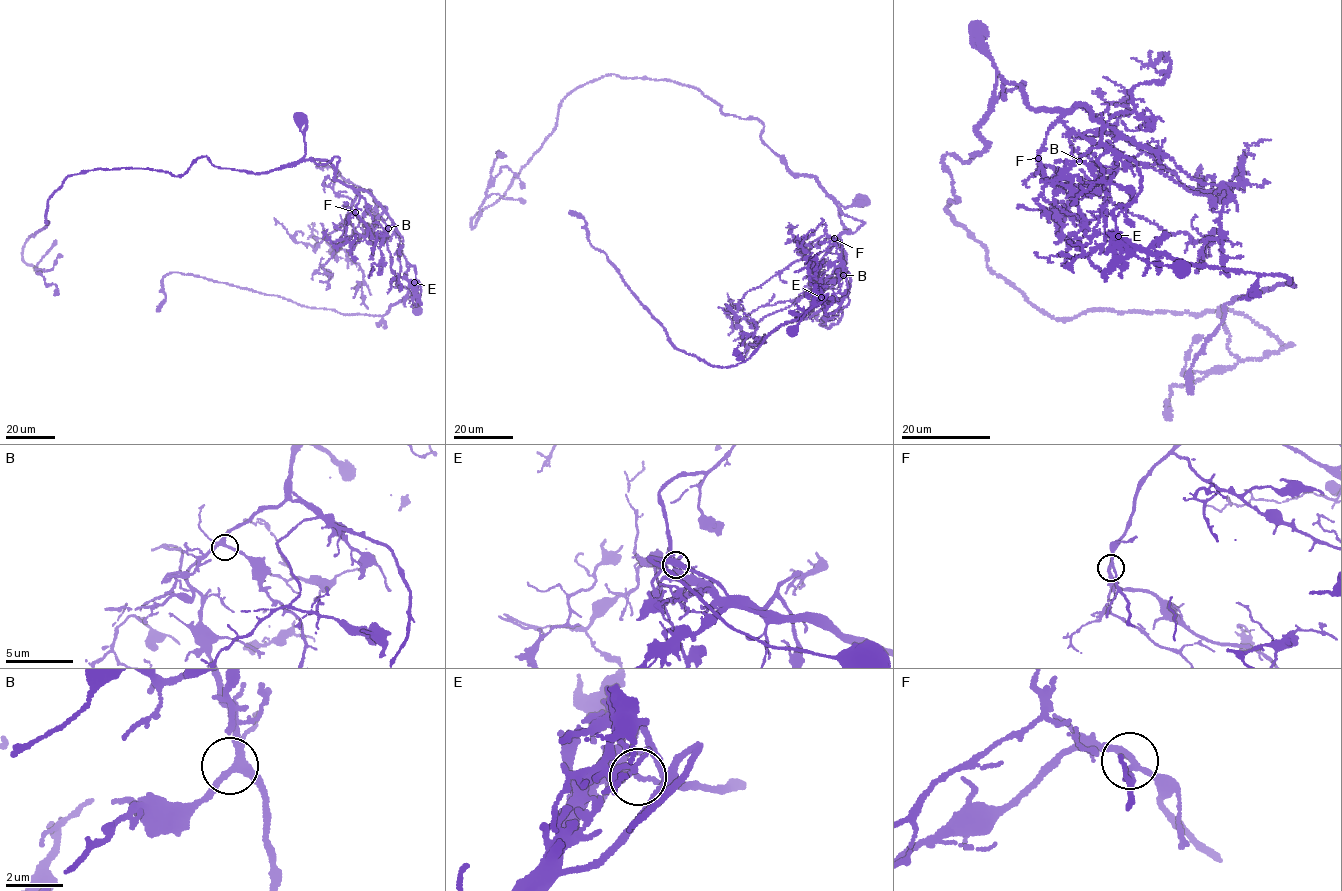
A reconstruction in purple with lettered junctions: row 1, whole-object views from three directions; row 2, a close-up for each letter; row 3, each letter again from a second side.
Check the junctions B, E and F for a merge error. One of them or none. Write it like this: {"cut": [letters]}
{"cut": ["E"]}

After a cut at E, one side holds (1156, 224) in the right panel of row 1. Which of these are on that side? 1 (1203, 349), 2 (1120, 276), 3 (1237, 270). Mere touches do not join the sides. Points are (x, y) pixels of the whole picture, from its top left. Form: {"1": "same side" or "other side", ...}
{"1": "other side", "2": "same side", "3": "other side"}

